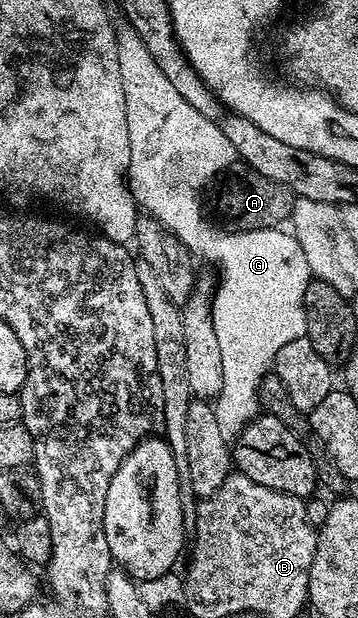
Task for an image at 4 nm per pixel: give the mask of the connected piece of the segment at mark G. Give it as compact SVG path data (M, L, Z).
M130 26L123 28L117 32L117 49L127 110L127 134L131 138L127 183L142 213L157 213L164 221L164 228L176 229L193 248L207 251L216 257L219 283L211 299L214 328L222 354L223 386L222 392L215 399L213 413L219 422L219 434L233 442L250 420L258 415L261 380L276 365L279 350L283 350L287 342L295 342L295 338L305 335L305 291L311 279L307 257L303 254L303 246L299 246L289 230L260 228L254 230L252 235L224 236L210 231L209 227L199 222L195 186L224 173L238 159L237 151L231 142L227 142L227 134L219 130L215 121L203 118L203 114L199 114L199 110L195 110L195 106L191 106L187 98L183 98L183 94L171 86L171 82L167 82L167 74L159 70L155 58L151 58L151 50L147 50L136 29Z

